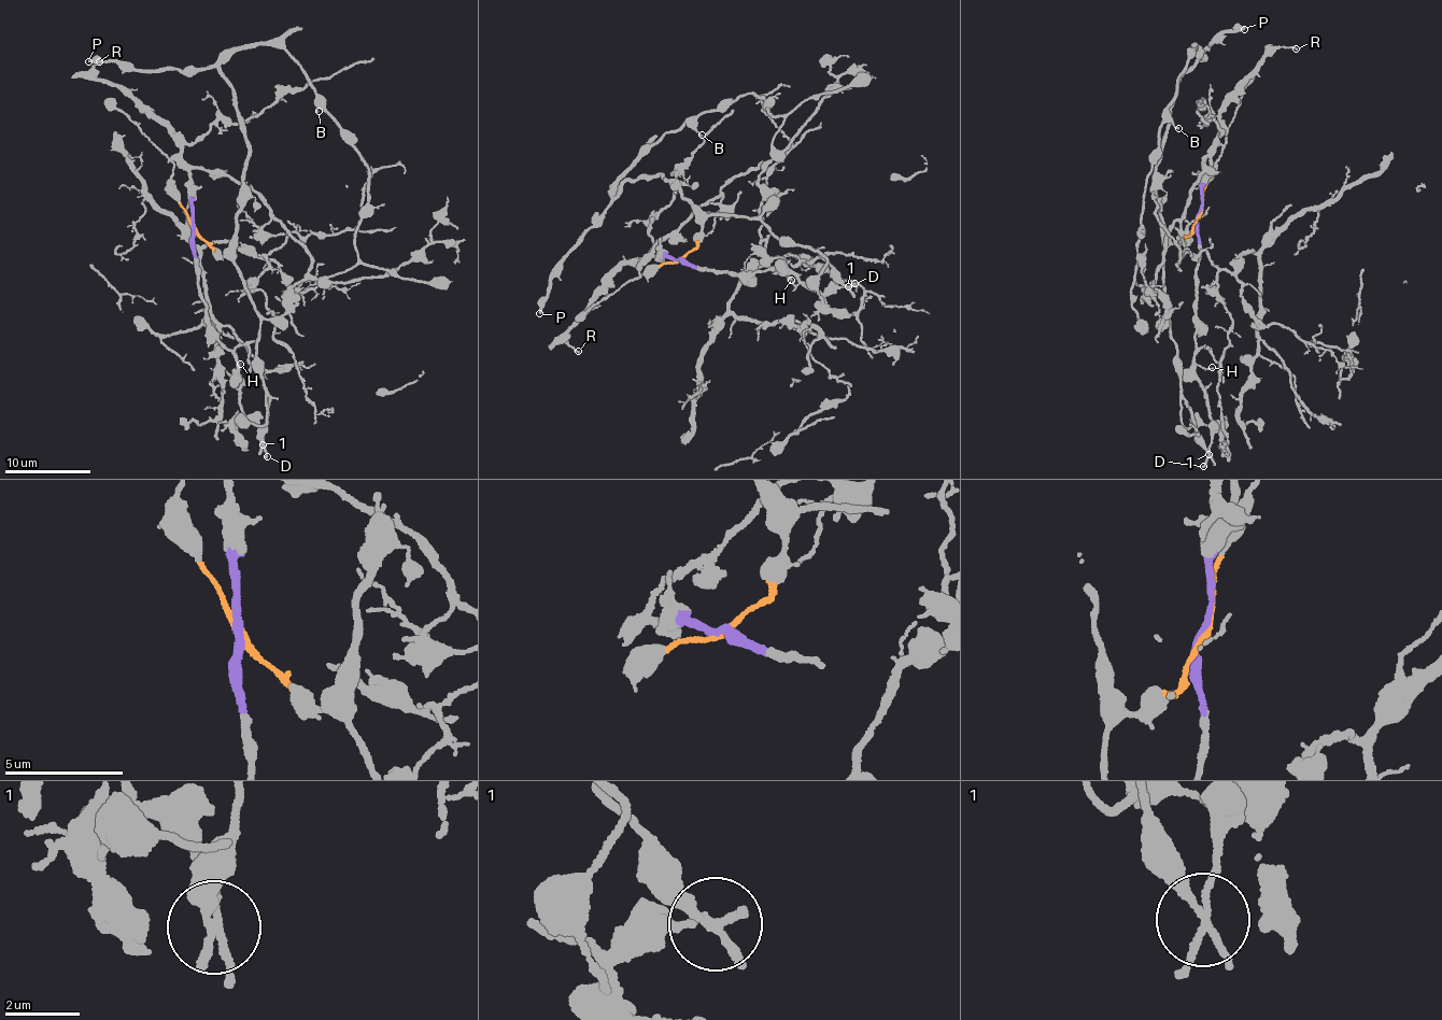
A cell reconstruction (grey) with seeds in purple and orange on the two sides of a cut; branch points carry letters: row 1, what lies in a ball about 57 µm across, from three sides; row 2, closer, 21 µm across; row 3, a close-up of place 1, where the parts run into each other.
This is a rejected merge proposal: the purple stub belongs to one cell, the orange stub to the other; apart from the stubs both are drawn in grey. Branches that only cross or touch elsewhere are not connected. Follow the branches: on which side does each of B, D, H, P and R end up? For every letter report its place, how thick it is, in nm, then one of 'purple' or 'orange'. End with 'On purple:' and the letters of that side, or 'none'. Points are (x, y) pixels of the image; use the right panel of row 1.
B: place (1178, 128); calibre 130 nm; orange
D: place (1203, 466); calibre 220 nm; purple
H: place (1212, 367); calibre 130 nm; purple
P: place (1244, 29); calibre 280 nm; orange
R: place (1296, 48); calibre 170 nm; purple
On purple: D, H, R

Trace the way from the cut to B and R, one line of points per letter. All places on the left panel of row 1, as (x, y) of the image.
B: (194, 228), (223, 256), (237, 227), (248, 152), (222, 61), (252, 45), (278, 45), (304, 69), (319, 111)
R: (194, 228), (191, 165), (182, 155), (180, 138), (128, 96), (93, 75), (93, 67), (99, 62)

